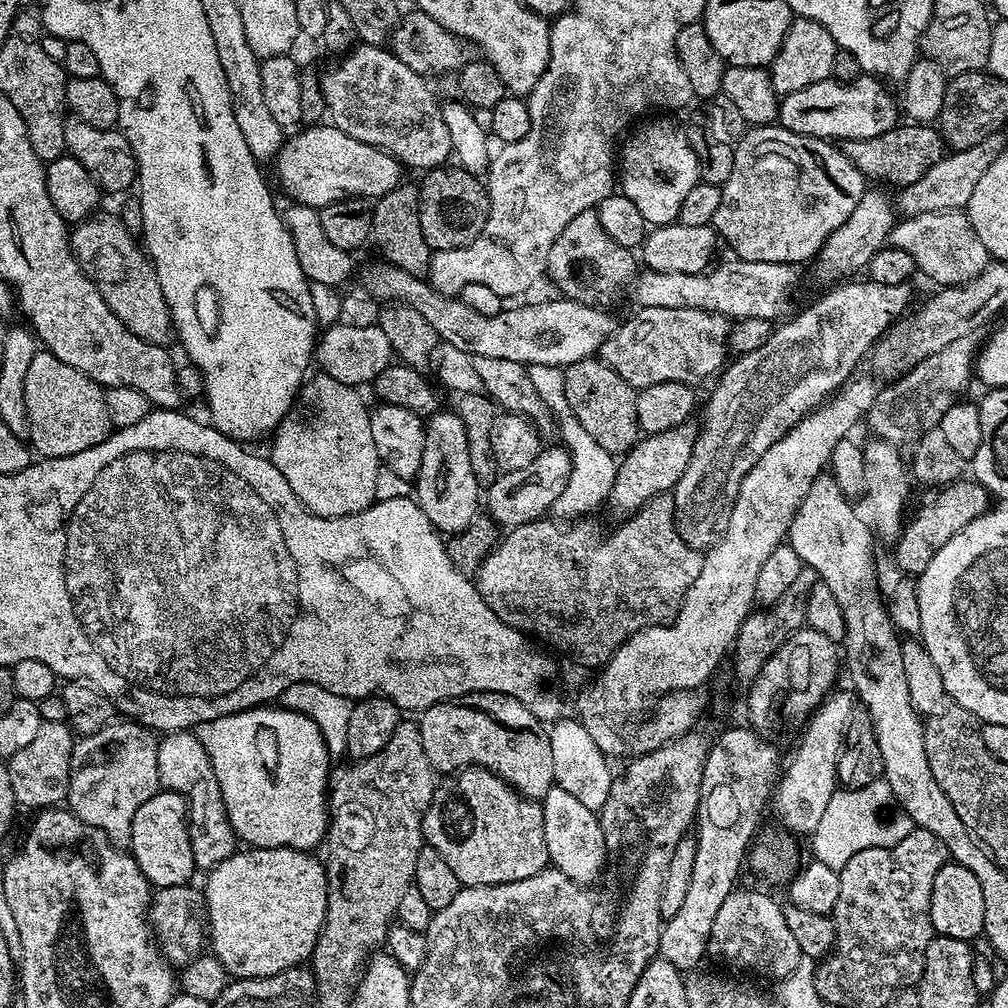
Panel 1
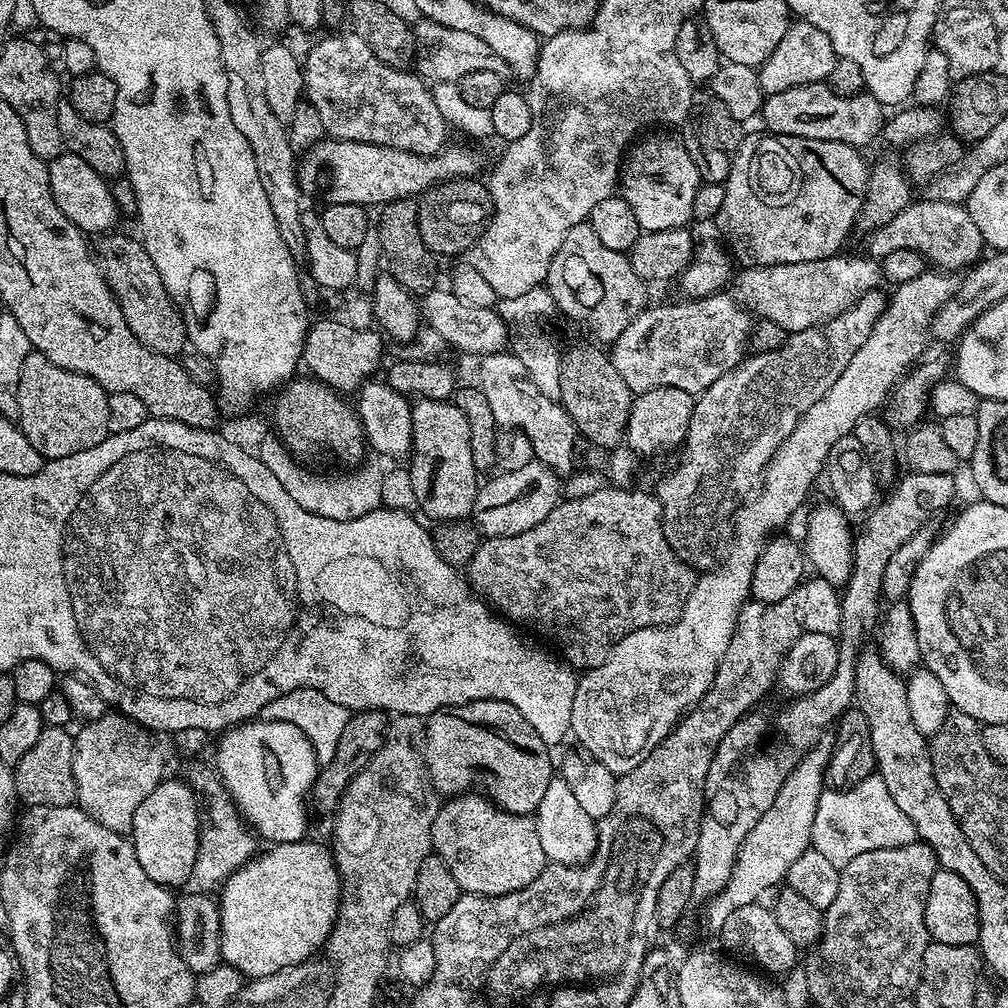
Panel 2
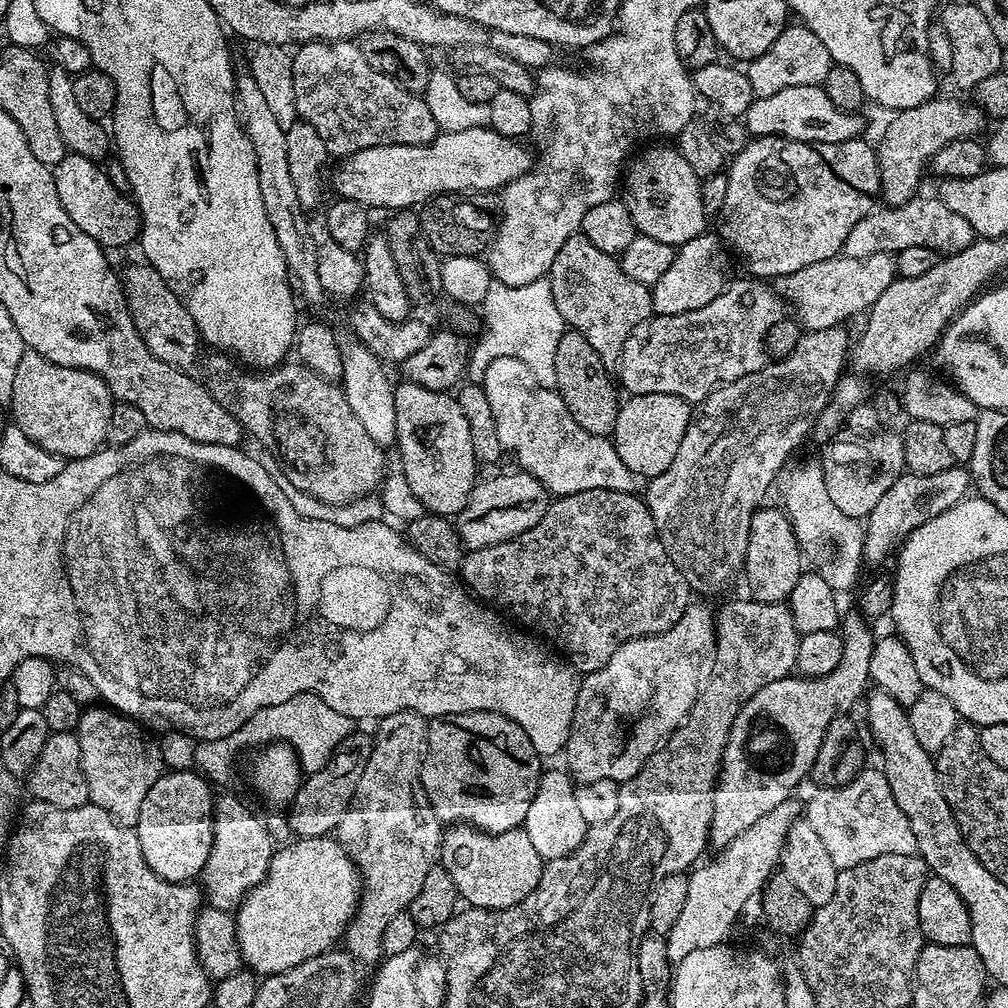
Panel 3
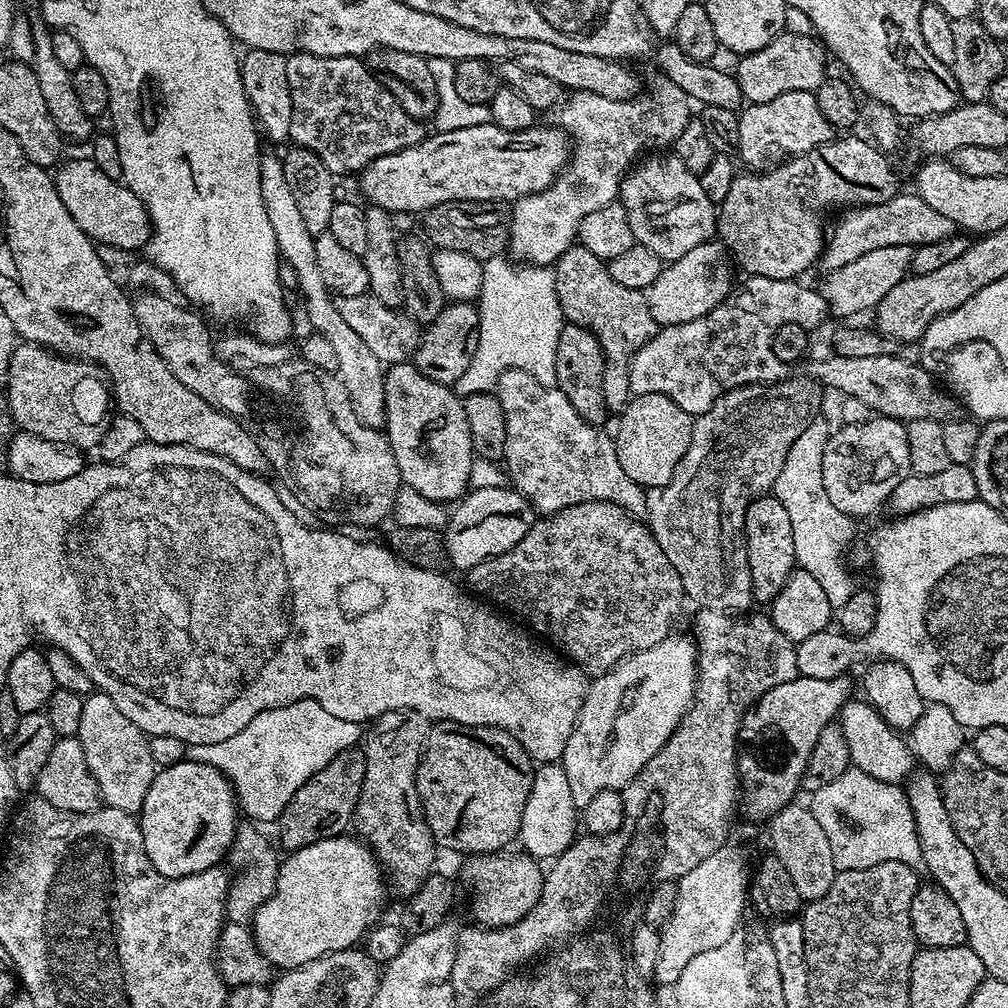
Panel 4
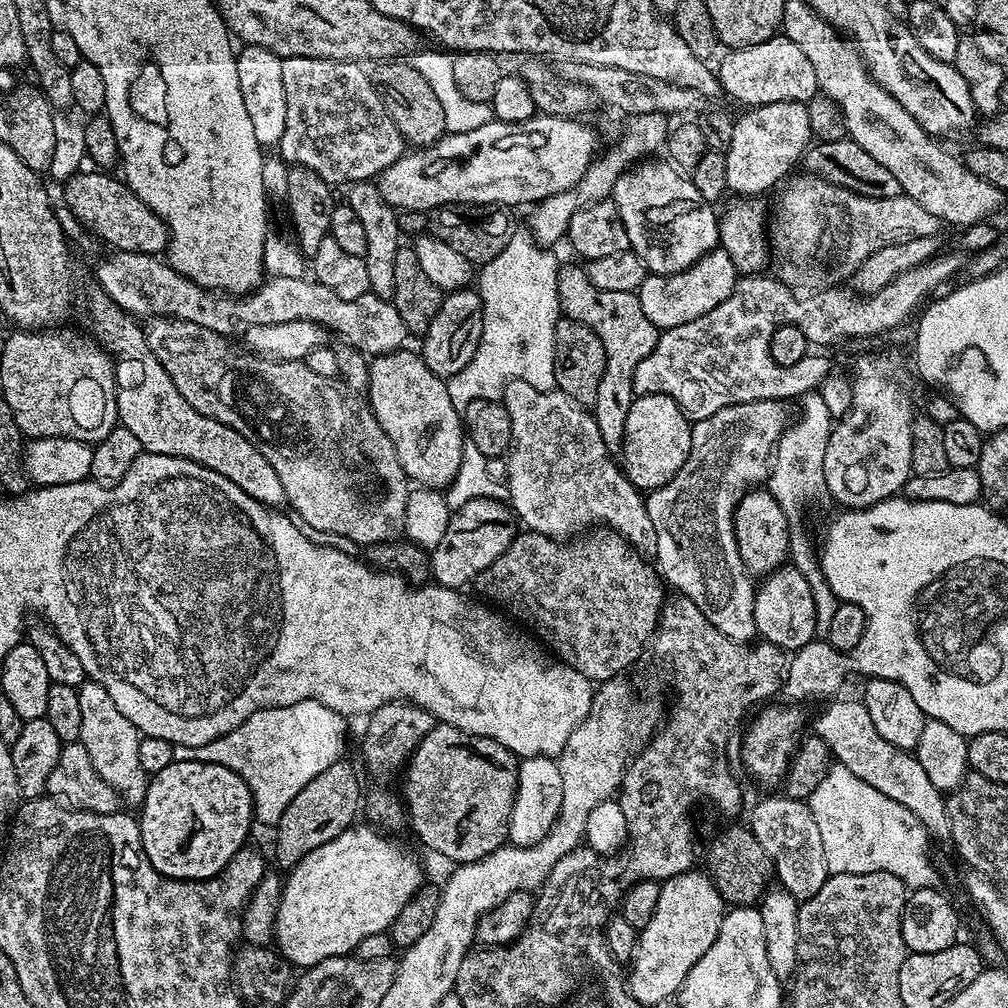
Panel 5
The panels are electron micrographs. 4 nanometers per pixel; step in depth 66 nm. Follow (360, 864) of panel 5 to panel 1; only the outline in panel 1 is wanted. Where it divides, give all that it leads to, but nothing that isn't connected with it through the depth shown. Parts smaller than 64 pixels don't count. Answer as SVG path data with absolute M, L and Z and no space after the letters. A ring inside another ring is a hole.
M248 846L243 850L237 850L233 856L226 858L226 862L222 862L207 873L208 881L202 884L204 905L208 907L206 940L210 945L211 955L216 956L218 962L222 962L222 966L228 971L229 977L241 980L266 978L267 976L273 976L291 968L301 967L311 957L314 946L318 942L318 934L324 925L326 902L328 901L328 876L324 873L324 864L321 861L316 861L312 856L315 855L311 851L303 852L297 848L254 848Z

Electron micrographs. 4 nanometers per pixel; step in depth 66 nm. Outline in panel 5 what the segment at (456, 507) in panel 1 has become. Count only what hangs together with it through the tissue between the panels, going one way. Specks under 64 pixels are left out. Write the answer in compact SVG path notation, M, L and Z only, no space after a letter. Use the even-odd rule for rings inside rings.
M408 351L387 352L369 363L366 400L390 438L409 481L422 488L444 490L454 482L458 466L462 466L466 443L462 412L450 402L445 377L434 374L419 351Z

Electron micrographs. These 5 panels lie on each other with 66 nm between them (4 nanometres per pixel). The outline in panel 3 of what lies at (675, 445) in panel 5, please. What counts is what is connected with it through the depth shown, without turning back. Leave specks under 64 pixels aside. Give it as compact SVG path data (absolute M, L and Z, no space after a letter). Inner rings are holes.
M638 394L629 395L627 399L620 405L616 425L610 433L618 458L622 458L637 478L662 474L662 470L674 462L678 446L682 446L682 434L686 434L694 415L693 405L674 394Z

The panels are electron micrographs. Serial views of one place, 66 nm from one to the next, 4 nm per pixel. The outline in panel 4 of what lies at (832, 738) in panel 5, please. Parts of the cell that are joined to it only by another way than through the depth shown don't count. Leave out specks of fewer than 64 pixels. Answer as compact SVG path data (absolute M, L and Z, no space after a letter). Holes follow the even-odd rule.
M849 698L842 706L838 717L840 735L844 737L844 745L848 747L852 759L851 767L857 772L870 774L870 778L878 778L878 782L900 784L907 781L914 771L914 757L905 737L903 740L900 737L903 735L890 727L867 699L856 699Z

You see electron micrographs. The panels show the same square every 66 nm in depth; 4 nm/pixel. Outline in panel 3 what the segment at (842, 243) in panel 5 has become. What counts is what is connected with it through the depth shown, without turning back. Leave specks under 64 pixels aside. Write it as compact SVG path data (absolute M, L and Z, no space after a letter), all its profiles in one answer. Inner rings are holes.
M917 194L910 202L906 202L897 208L887 206L877 207L850 234L844 243L843 255L850 258L870 258L870 254L897 254L910 246L924 246L934 249L939 254L951 254L961 252L966 246L970 246L974 239L974 233L970 222L962 218L962 214L956 214L950 210L935 195L924 196Z

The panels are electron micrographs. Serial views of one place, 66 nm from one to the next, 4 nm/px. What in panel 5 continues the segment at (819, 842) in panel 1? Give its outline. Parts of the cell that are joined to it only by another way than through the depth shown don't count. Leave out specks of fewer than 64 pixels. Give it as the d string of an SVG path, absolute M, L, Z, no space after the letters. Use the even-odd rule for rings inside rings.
M833 763L806 803L814 814L814 822L818 822L818 834L822 834L822 850L826 850L826 866L831 875L890 872L902 878L912 890L935 888L941 883L940 872L928 849L930 833L924 823L906 810L906 806L894 802L894 798L886 798L886 794L862 782L862 778L850 774L846 766Z

